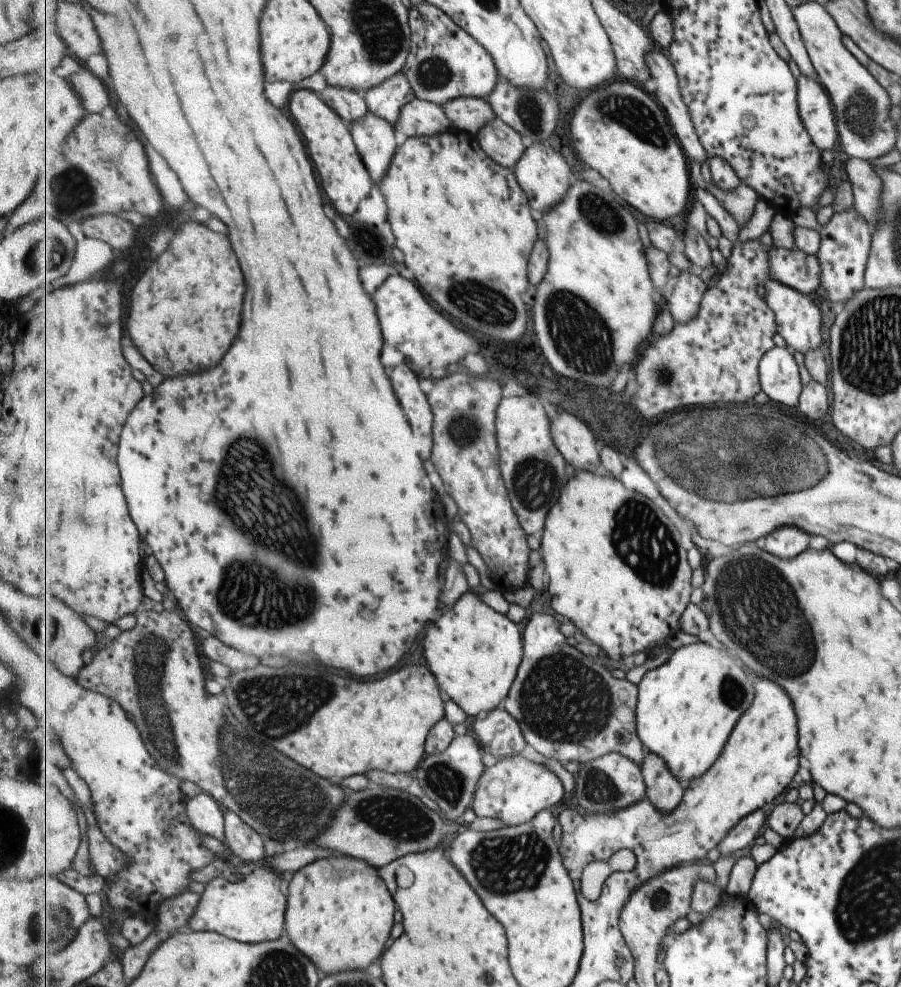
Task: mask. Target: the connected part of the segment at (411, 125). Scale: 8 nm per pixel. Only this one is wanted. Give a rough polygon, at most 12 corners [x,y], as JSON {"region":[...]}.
{"region":[[415,97],[395,127],[407,137],[448,131],[441,105]]}

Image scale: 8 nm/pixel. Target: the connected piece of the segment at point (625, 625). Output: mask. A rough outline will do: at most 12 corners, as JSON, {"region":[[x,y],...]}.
{"region":[[577,472],[552,609],[609,663],[680,631],[692,566],[651,498]]}

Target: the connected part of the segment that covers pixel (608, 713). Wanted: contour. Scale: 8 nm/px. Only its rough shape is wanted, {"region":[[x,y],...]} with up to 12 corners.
{"region":[[531,613],[503,706],[546,758],[642,768],[638,685]]}

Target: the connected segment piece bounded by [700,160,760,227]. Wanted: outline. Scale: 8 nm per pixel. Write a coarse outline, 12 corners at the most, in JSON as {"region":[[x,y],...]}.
{"region":[[706,160],[700,163],[705,188],[745,226],[755,212],[758,192],[745,184],[729,192],[717,188]]}

